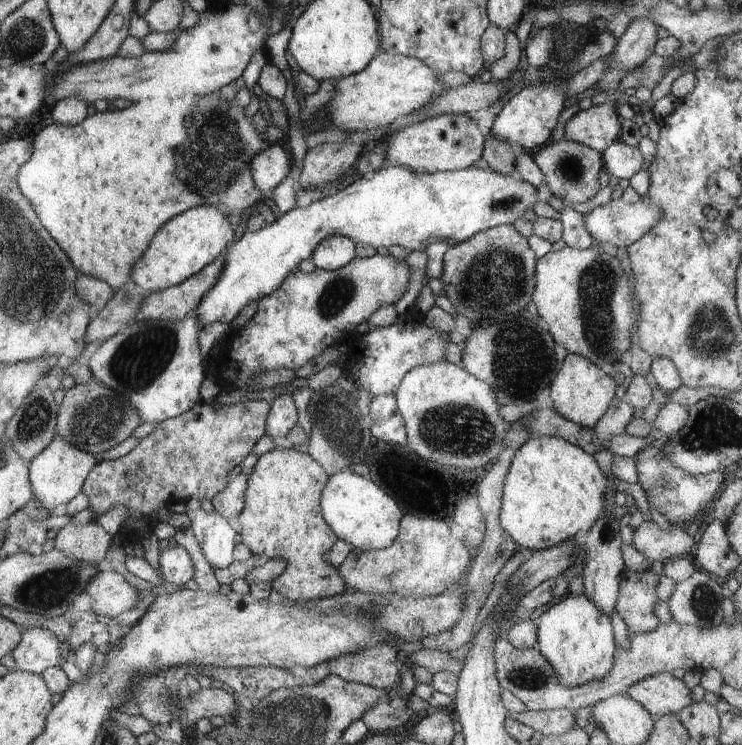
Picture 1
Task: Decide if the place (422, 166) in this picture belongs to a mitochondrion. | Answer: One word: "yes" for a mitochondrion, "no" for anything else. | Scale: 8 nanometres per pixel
no

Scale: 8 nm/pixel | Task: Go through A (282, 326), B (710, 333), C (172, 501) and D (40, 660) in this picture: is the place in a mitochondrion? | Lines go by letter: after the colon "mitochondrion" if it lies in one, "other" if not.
A: other
B: mitochondrion
C: other
D: other

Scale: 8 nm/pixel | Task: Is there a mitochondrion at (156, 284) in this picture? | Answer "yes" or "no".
no

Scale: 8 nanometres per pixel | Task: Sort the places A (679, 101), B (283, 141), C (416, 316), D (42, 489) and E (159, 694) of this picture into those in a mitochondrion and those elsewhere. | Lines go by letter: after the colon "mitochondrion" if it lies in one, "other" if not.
A: other
B: other
C: other
D: other
E: mitochondrion

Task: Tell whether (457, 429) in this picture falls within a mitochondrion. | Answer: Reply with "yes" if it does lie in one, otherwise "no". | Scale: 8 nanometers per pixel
yes

